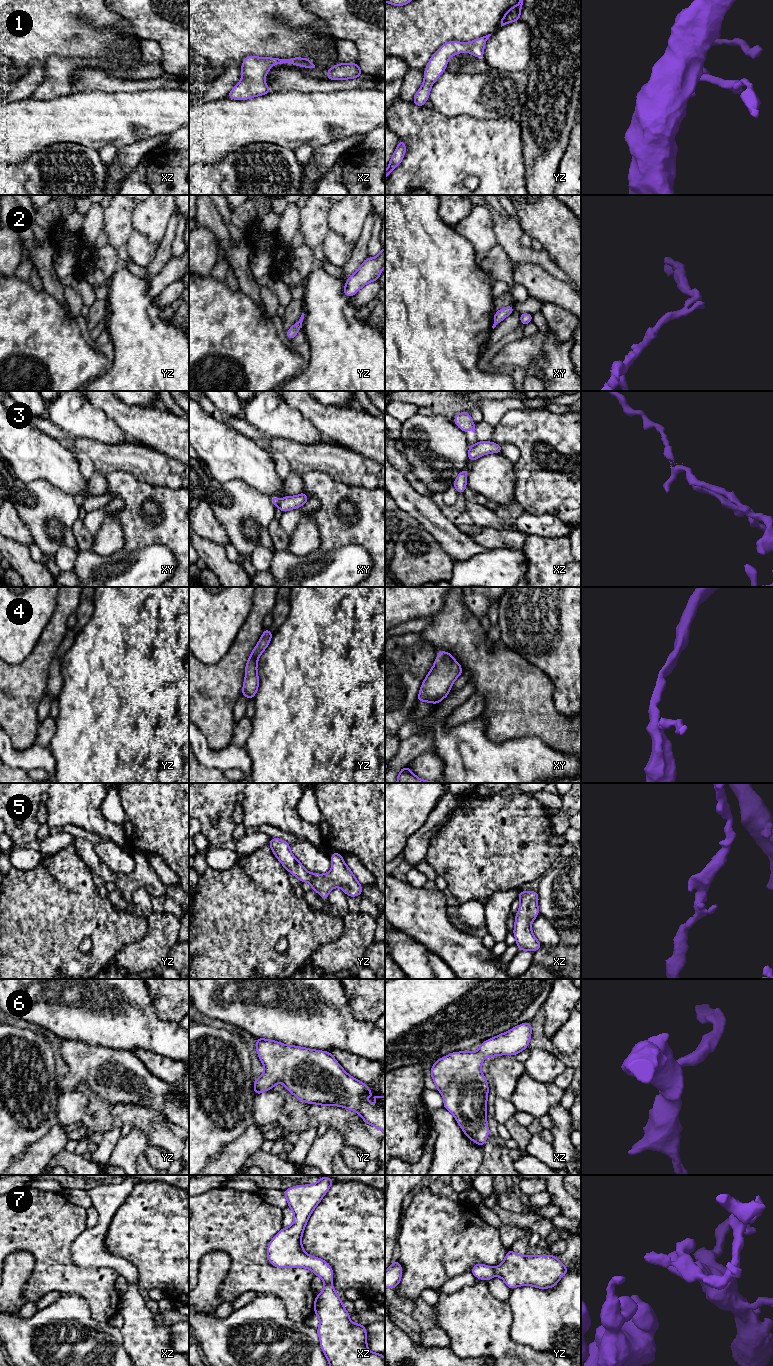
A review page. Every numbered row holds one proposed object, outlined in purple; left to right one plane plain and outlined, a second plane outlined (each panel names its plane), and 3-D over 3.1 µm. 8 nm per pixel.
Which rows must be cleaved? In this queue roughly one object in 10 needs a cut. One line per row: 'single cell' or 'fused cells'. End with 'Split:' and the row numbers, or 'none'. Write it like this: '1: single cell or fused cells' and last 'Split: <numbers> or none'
1: single cell
2: single cell
3: fused cells
4: single cell
5: single cell
6: single cell
7: single cell
Split: 3

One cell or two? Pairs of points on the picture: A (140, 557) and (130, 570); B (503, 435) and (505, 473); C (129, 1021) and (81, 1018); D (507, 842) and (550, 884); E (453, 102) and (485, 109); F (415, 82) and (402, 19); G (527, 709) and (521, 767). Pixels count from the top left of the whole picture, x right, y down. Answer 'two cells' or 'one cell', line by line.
A: one cell
B: two cells
C: one cell
D: two cells
E: one cell
F: two cells
G: two cells

